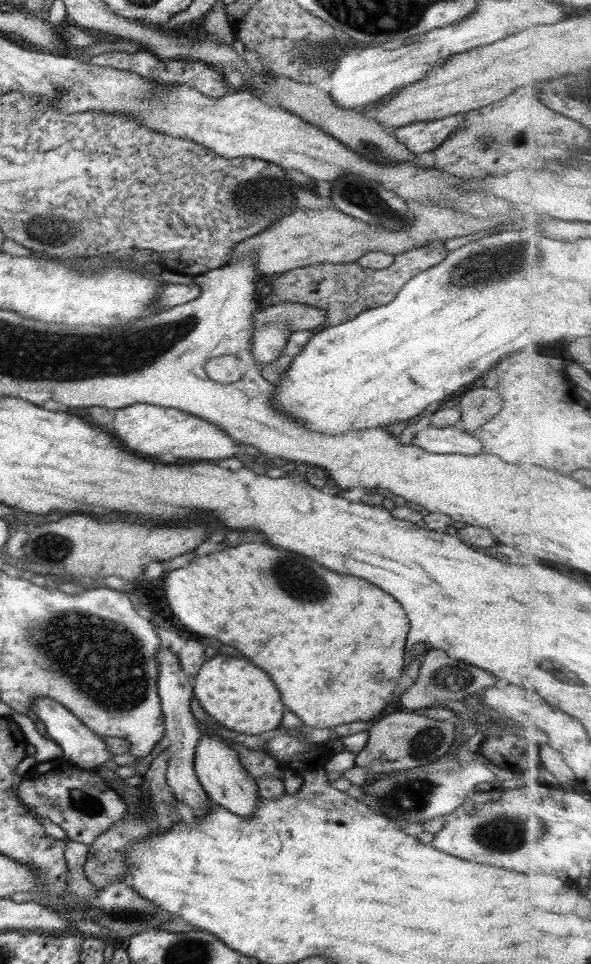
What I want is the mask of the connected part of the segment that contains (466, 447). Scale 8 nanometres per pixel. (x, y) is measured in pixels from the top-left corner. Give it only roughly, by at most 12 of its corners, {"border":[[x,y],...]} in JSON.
{"border":[[450,426],[416,431],[411,444],[436,454],[481,452],[477,436]]}

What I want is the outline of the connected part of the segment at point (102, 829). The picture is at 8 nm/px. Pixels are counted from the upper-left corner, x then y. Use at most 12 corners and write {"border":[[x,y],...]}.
{"border":[[37,762],[17,798],[92,845],[127,814],[98,773]]}

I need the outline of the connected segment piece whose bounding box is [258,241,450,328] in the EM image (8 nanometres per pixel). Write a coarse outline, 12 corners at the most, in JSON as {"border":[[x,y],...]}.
{"border":[[428,241],[383,269],[317,263],[279,273],[260,306],[315,306],[323,327],[384,306],[450,251]]}

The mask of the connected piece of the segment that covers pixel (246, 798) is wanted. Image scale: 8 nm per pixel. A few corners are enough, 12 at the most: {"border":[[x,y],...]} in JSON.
{"border":[[204,734],[195,771],[213,804],[252,816],[255,778],[221,736]]}

